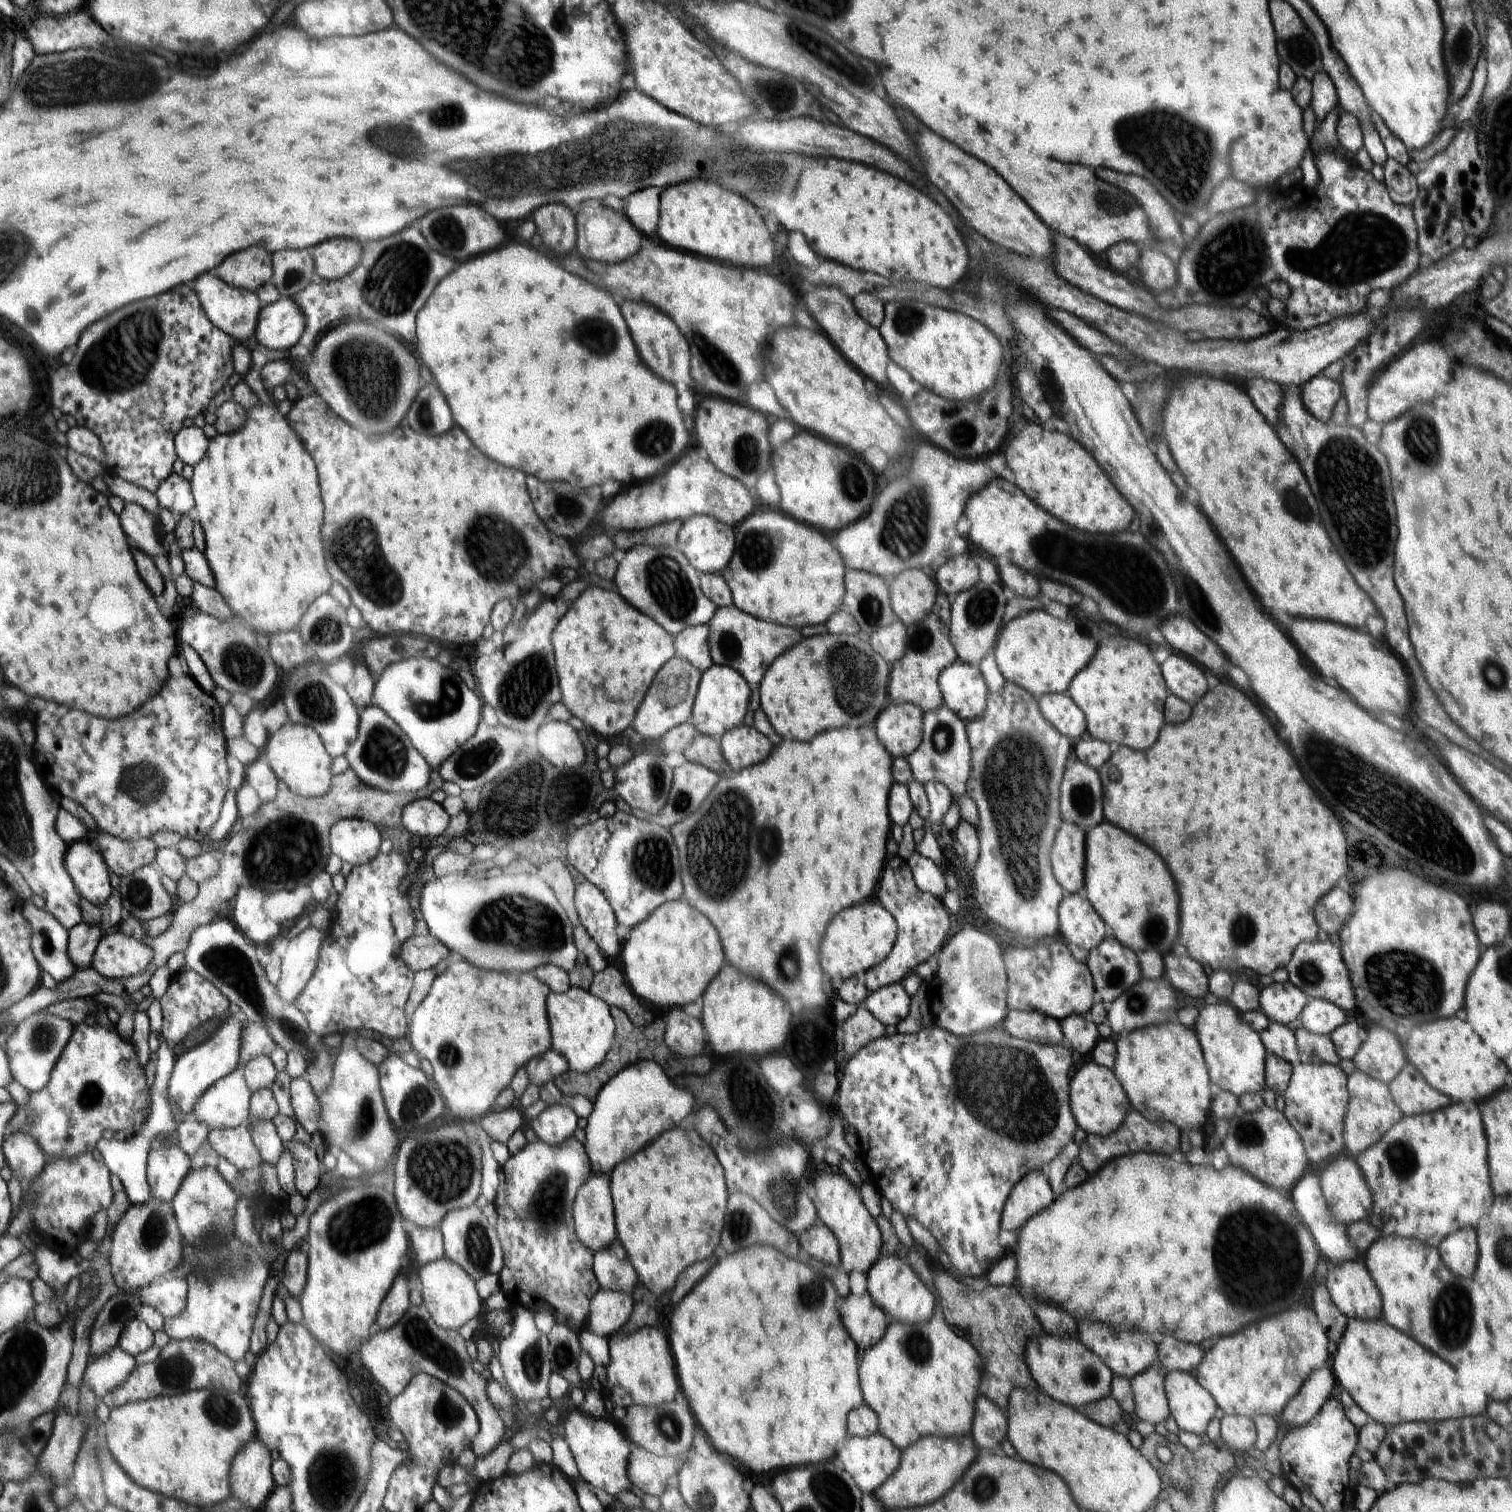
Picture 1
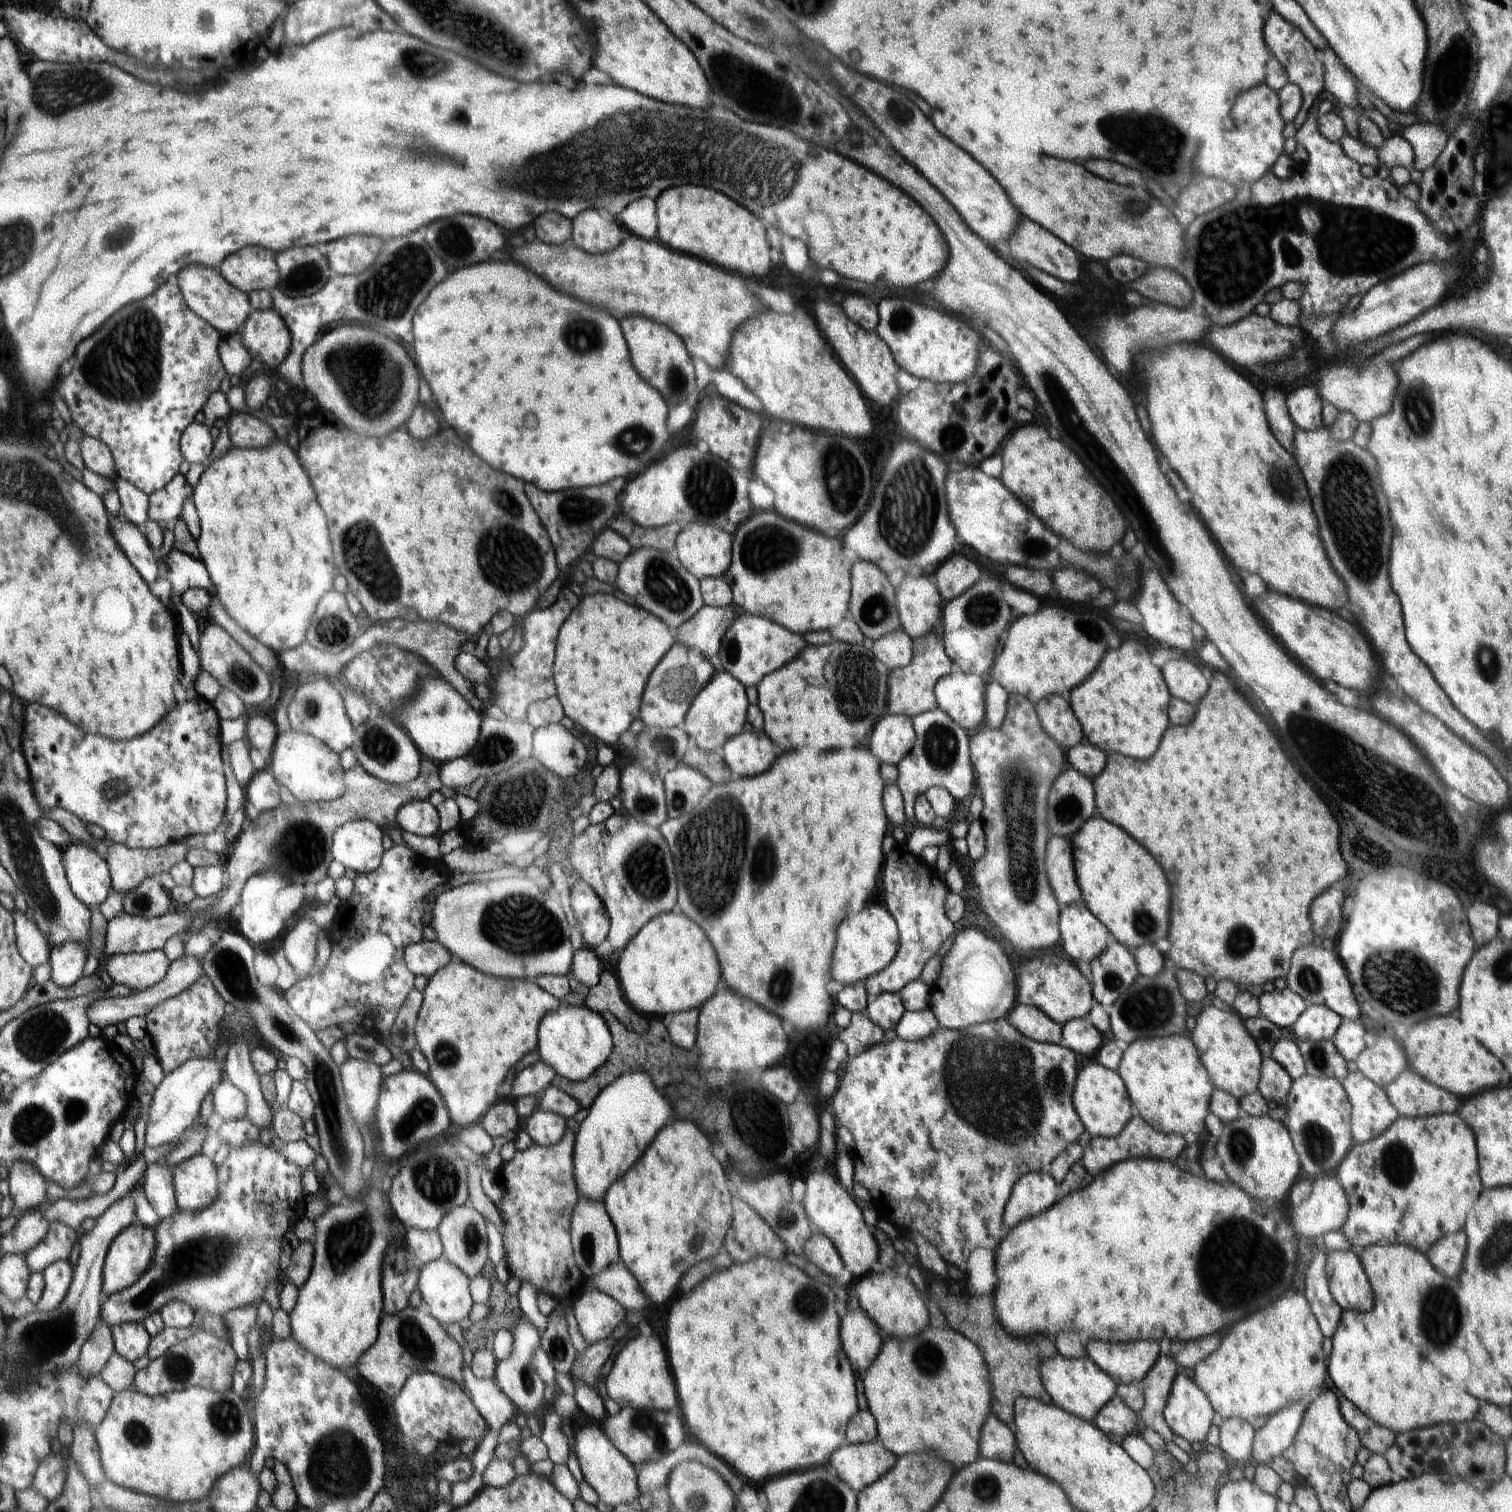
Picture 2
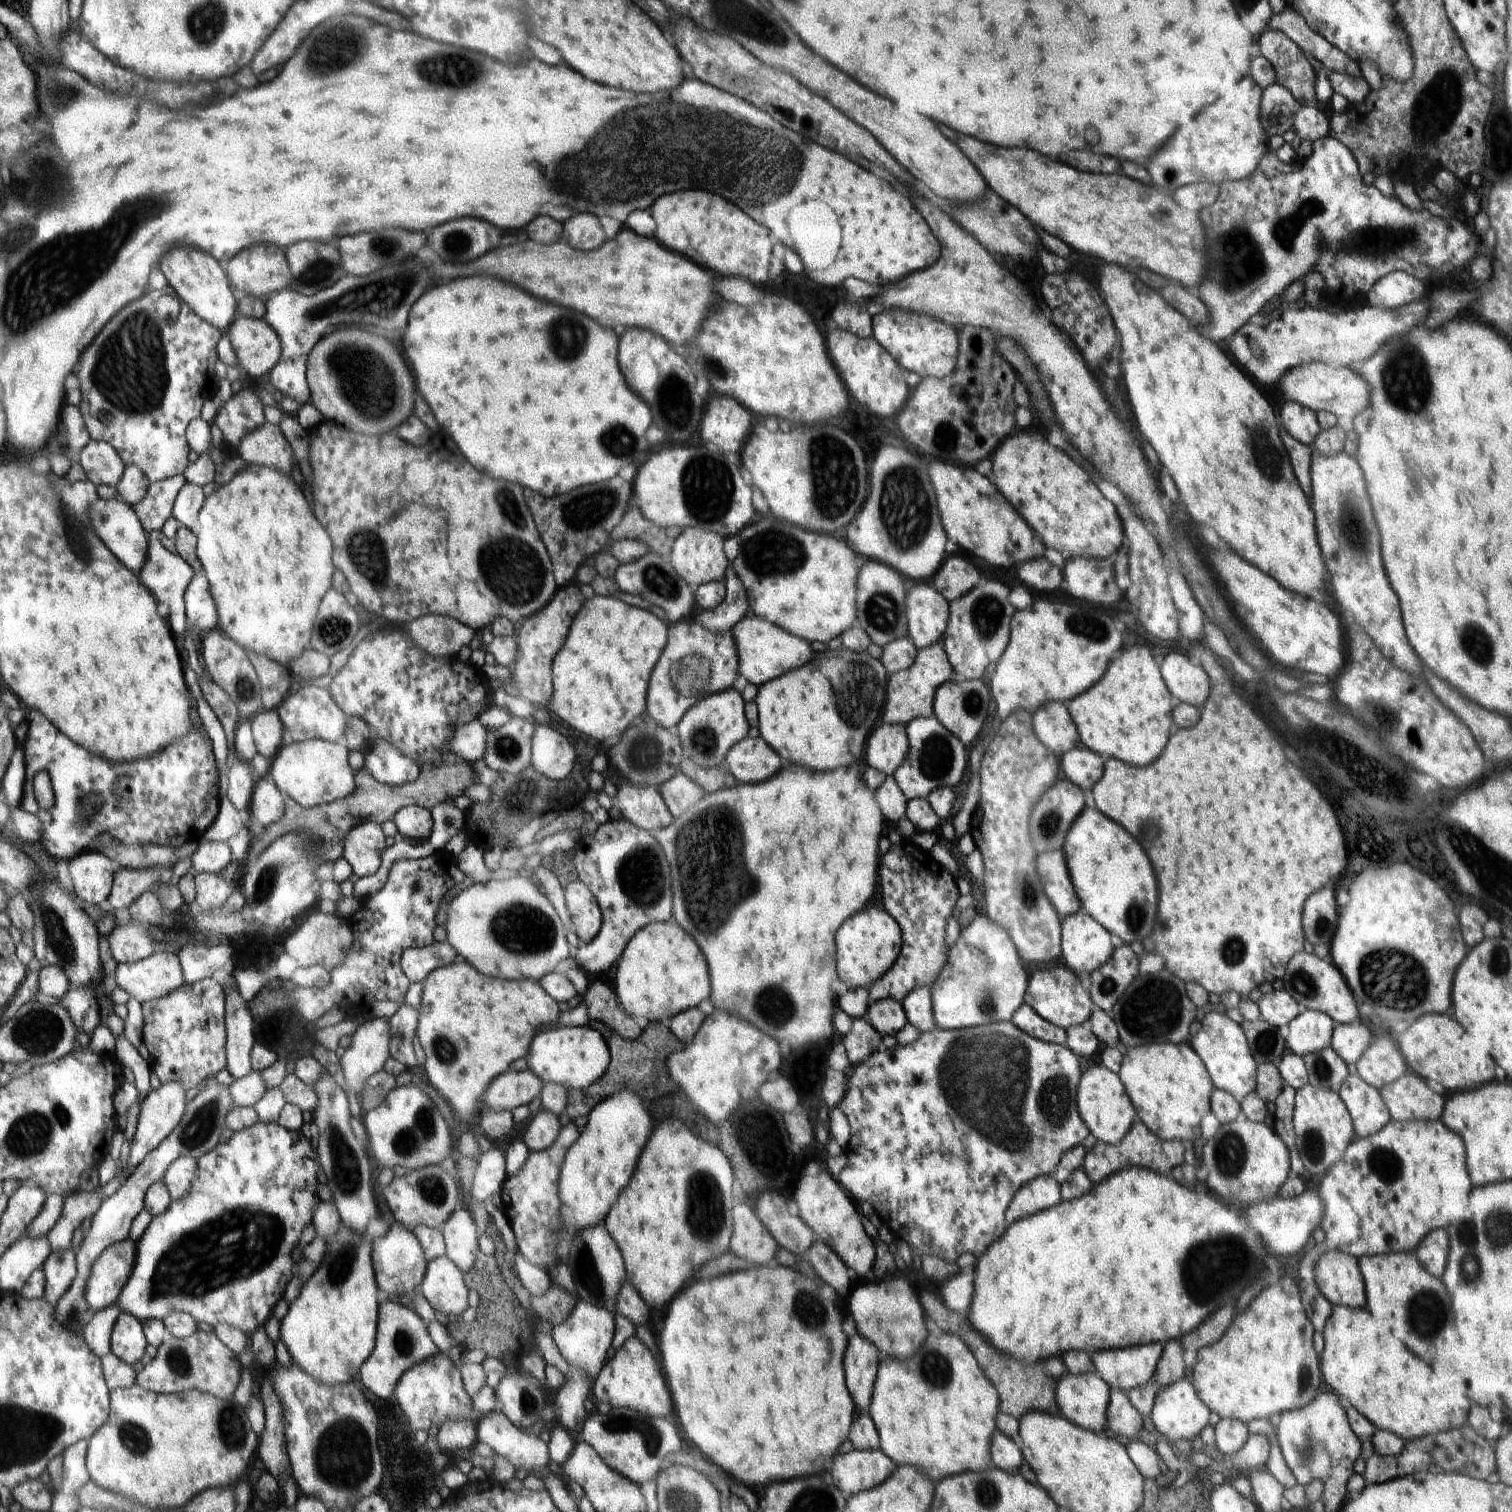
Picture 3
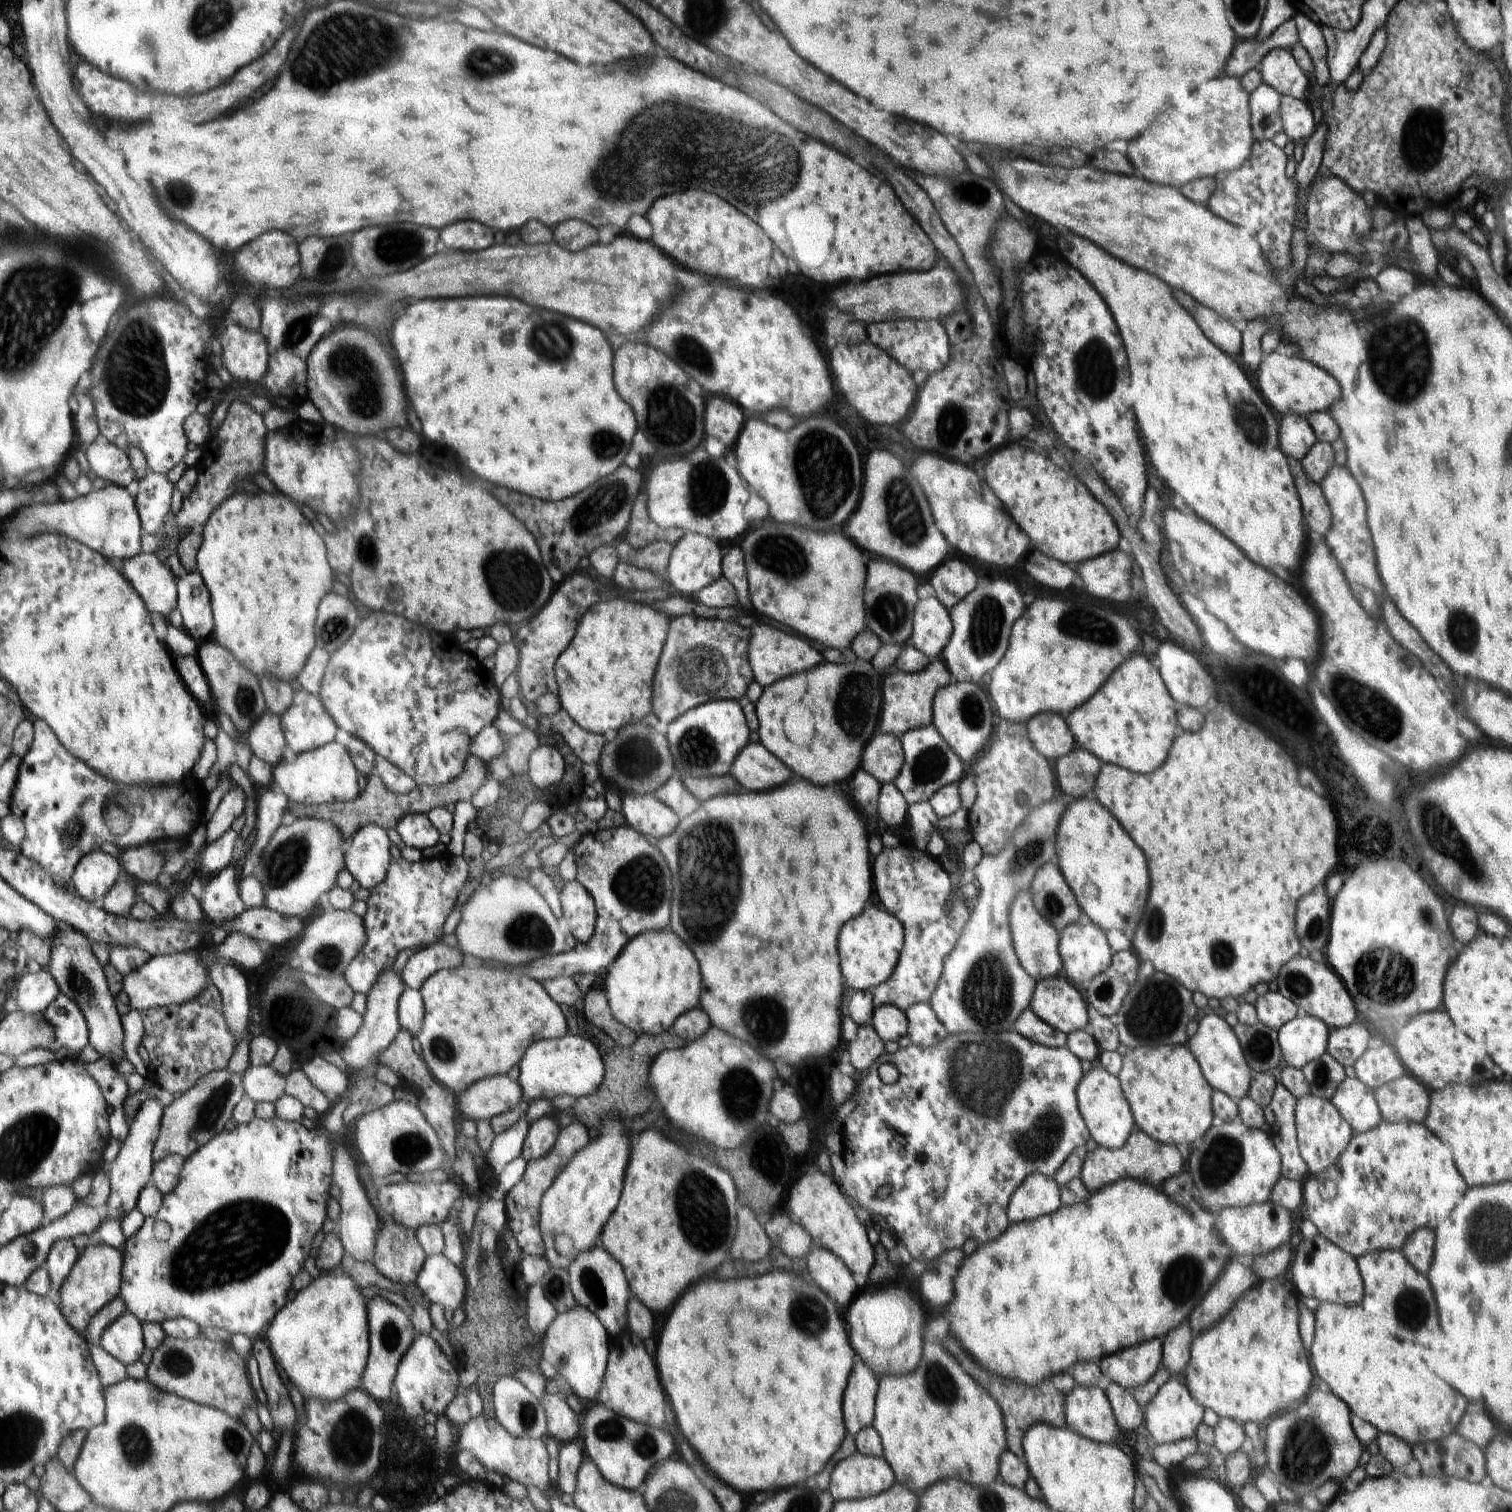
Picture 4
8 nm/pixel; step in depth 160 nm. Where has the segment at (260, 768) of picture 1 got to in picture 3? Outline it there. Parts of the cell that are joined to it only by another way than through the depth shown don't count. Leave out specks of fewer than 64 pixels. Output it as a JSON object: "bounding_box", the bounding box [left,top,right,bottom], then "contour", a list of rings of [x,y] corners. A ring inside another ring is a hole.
{"bounding_box":[246,777,285,827],"contour":[[[262,777],[254,787],[246,815],[254,816],[260,827],[278,822],[285,813],[285,800],[269,777]]]}

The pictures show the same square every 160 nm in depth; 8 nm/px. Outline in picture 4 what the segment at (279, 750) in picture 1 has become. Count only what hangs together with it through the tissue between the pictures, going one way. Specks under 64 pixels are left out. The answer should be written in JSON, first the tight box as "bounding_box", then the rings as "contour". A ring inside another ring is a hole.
{"bounding_box":[273,740,358,805],"contour":[[[336,740],[311,751],[296,755],[292,764],[285,759],[273,767],[273,786],[283,792],[288,800],[305,805],[348,802],[358,798],[358,769],[354,768],[352,755],[345,745]]]}

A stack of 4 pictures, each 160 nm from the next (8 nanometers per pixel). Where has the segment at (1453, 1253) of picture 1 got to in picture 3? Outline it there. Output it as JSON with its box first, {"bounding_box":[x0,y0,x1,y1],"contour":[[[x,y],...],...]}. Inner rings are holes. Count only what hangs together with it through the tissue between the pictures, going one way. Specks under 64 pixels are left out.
{"bounding_box":[1414,1229,1449,1279],"contour":[[[1438,1229],[1418,1243],[1414,1255],[1434,1278],[1441,1279],[1448,1251],[1449,1236],[1445,1229]]]}

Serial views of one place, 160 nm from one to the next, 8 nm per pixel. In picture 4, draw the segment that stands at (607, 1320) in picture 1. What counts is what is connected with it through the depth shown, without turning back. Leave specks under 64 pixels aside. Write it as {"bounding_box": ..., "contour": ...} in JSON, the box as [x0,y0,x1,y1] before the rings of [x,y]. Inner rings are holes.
{"bounding_box":[542,1306,608,1402],"contour":[[[577,1306],[566,1312],[557,1313],[545,1332],[545,1351],[542,1353],[542,1358],[550,1362],[557,1370],[557,1374],[568,1382],[570,1392],[588,1402],[599,1398],[605,1378],[604,1372],[608,1370],[606,1368],[606,1356],[608,1356],[606,1329],[601,1320],[589,1311],[589,1308]]]}

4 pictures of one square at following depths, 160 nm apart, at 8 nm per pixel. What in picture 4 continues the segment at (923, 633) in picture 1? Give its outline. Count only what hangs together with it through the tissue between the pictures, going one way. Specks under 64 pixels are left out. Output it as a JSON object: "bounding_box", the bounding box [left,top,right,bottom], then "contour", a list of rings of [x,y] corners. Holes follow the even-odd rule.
{"bounding_box":[878,660,953,735],"contour":[[[932,660],[926,668],[917,673],[904,671],[888,674],[883,679],[885,707],[881,709],[878,732],[882,734],[904,735],[913,728],[930,727],[933,724],[933,699],[942,687],[953,681],[948,666],[941,660]]]}

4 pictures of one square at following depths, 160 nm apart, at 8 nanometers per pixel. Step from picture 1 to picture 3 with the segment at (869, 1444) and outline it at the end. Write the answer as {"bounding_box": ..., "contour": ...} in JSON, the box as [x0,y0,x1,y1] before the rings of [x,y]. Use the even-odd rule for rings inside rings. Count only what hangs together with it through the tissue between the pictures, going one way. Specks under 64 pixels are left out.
{"bounding_box":[829,1448,896,1500],"contour":[[[880,1448],[877,1451],[854,1449],[834,1457],[829,1470],[830,1481],[841,1489],[848,1500],[850,1495],[880,1486],[896,1468],[894,1461]]]}

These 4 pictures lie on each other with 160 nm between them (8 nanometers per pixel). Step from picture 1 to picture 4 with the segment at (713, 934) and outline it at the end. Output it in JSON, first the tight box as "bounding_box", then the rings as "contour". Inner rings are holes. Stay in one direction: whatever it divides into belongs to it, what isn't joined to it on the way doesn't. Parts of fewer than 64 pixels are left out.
{"bounding_box":[604,929,704,1035],"contour":[[[671,929],[666,932],[650,930],[638,935],[621,952],[610,972],[606,974],[604,990],[609,995],[609,1007],[613,1011],[613,1017],[634,1032],[660,1035],[675,1023],[674,1020],[699,1006],[698,998],[701,998],[704,978],[698,970],[698,964],[700,961],[694,958],[690,948]]]}

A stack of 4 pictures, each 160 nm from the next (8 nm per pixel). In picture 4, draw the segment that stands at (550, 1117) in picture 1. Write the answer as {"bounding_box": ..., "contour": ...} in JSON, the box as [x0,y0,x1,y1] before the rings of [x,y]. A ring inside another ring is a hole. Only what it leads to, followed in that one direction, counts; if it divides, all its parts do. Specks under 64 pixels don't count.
{"bounding_box":[521,1115,560,1162],"contour":[[[546,1115],[529,1123],[527,1139],[521,1154],[526,1162],[549,1154],[556,1146],[557,1136],[560,1134],[558,1128],[556,1122]]]}

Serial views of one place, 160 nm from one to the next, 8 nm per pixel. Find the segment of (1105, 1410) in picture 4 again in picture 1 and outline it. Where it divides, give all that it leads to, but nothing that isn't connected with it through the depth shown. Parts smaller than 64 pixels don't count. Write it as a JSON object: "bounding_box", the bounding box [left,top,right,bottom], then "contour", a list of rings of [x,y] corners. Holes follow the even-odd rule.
{"bounding_box":[1027,1333,1113,1410],"contour":[[[1046,1333],[1033,1337],[1027,1345],[1027,1364],[1042,1392],[1077,1410],[1111,1394],[1113,1372],[1078,1338]]]}

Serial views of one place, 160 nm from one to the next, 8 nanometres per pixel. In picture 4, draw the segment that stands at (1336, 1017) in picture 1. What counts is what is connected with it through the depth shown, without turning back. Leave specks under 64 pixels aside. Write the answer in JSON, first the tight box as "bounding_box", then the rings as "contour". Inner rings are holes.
{"bounding_box":[1278,1013,1329,1070],"contour":[[[1299,1013],[1278,1030],[1283,1065],[1302,1070],[1310,1061],[1327,1051],[1329,1027],[1319,1018]]]}

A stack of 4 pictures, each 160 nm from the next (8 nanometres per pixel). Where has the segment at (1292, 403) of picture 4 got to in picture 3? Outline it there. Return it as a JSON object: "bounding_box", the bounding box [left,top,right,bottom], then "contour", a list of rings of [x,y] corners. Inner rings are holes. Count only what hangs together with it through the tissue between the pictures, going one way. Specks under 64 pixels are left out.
{"bounding_box":[1279,363,1369,431],"contour":[[[1324,363],[1299,364],[1282,374],[1279,382],[1286,400],[1308,407],[1315,413],[1331,412],[1337,416],[1337,424],[1346,431],[1352,428],[1354,416],[1369,405],[1369,385],[1350,367],[1332,368]]]}

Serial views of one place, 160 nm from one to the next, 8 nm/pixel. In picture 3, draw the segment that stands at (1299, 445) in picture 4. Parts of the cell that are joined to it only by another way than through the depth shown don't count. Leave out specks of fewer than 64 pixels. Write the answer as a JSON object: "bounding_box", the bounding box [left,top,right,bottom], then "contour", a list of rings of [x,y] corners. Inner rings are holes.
{"bounding_box":[1280,400,1321,446],"contour":[[[1288,400],[1280,410],[1280,422],[1294,440],[1308,446],[1312,446],[1321,431],[1315,412]]]}

